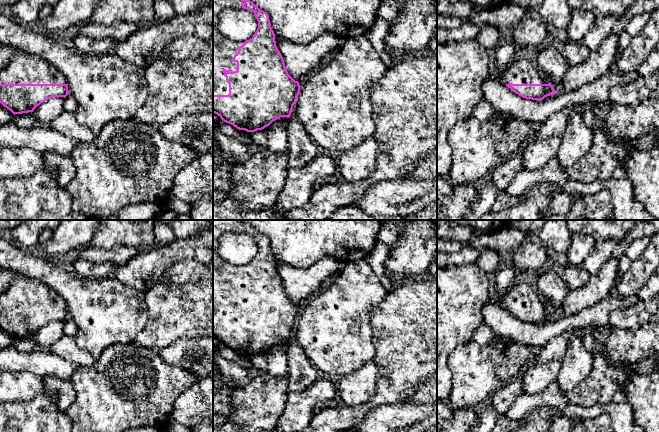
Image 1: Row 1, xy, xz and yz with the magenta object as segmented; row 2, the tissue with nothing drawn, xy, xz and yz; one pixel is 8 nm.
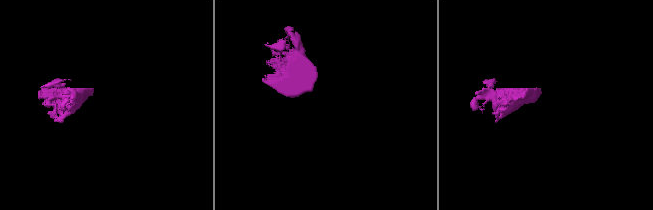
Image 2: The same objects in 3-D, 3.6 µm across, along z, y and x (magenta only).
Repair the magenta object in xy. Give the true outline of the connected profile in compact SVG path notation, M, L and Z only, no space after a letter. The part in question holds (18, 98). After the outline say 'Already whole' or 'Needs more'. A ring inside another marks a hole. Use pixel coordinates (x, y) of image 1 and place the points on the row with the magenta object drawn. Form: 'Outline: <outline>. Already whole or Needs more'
Outline: M19 52L0 71L0 103L14 115L33 112L52 97L66 97L65 77L42 58Z. Needs more

